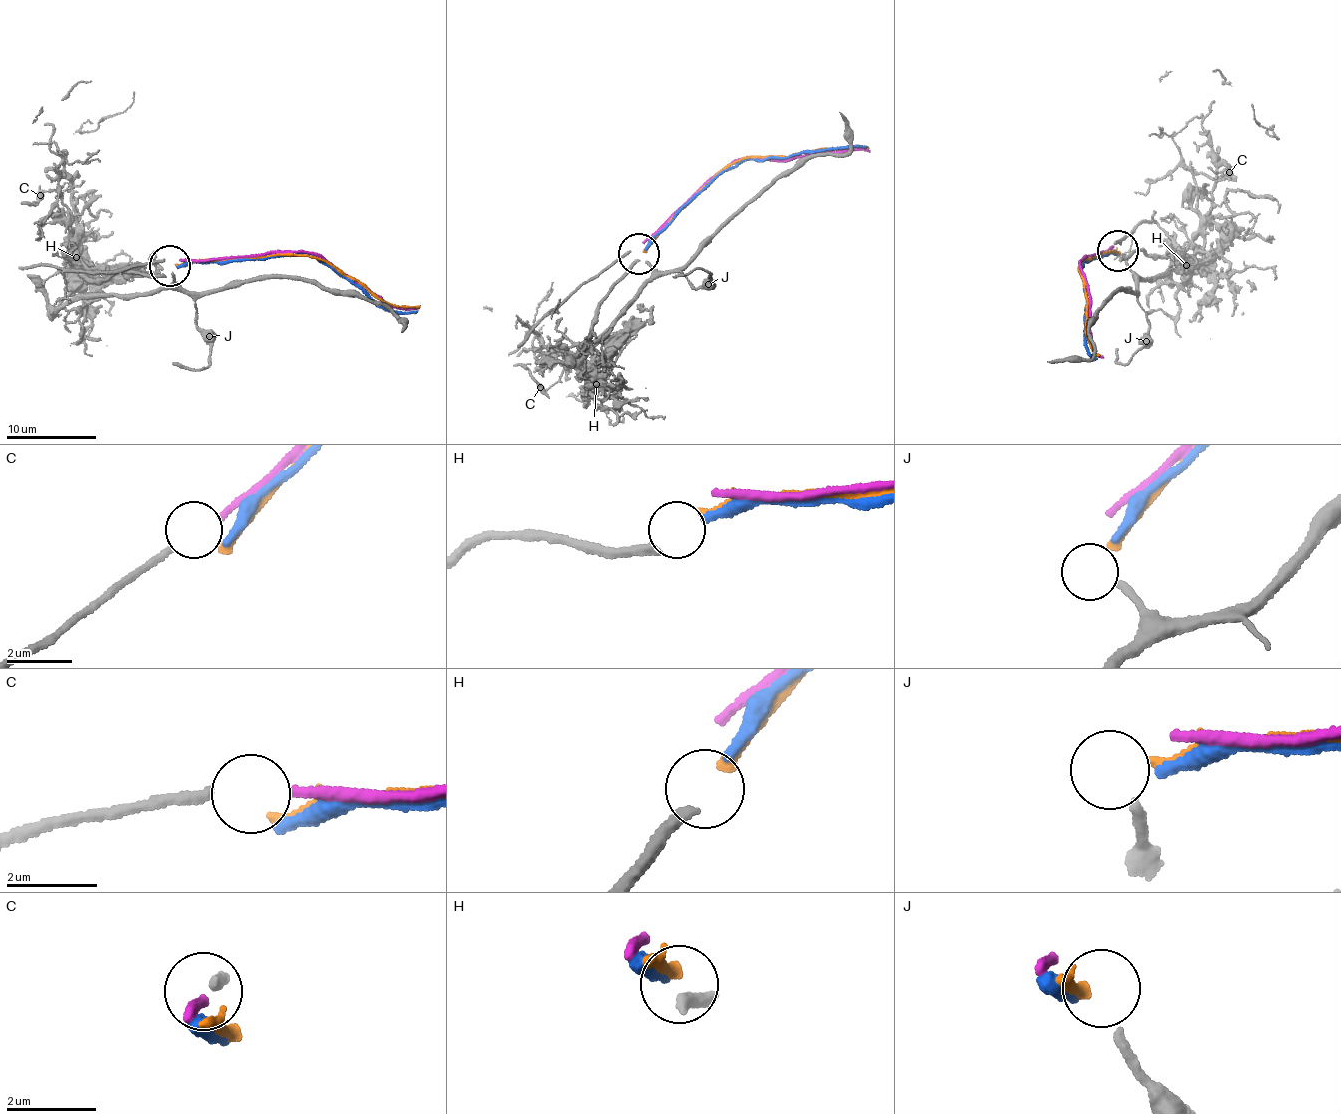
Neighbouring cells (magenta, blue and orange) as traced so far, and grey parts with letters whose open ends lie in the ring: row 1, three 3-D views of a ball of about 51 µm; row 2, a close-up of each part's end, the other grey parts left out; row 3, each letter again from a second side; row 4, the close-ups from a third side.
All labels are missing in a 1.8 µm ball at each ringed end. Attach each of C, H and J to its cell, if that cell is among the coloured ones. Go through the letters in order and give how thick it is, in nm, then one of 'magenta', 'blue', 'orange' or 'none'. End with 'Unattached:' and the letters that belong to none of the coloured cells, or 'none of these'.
C: calibre 220 nm; magenta
H: calibre 300 nm; blue
J: calibre 200 nm; none
Unattached: J

